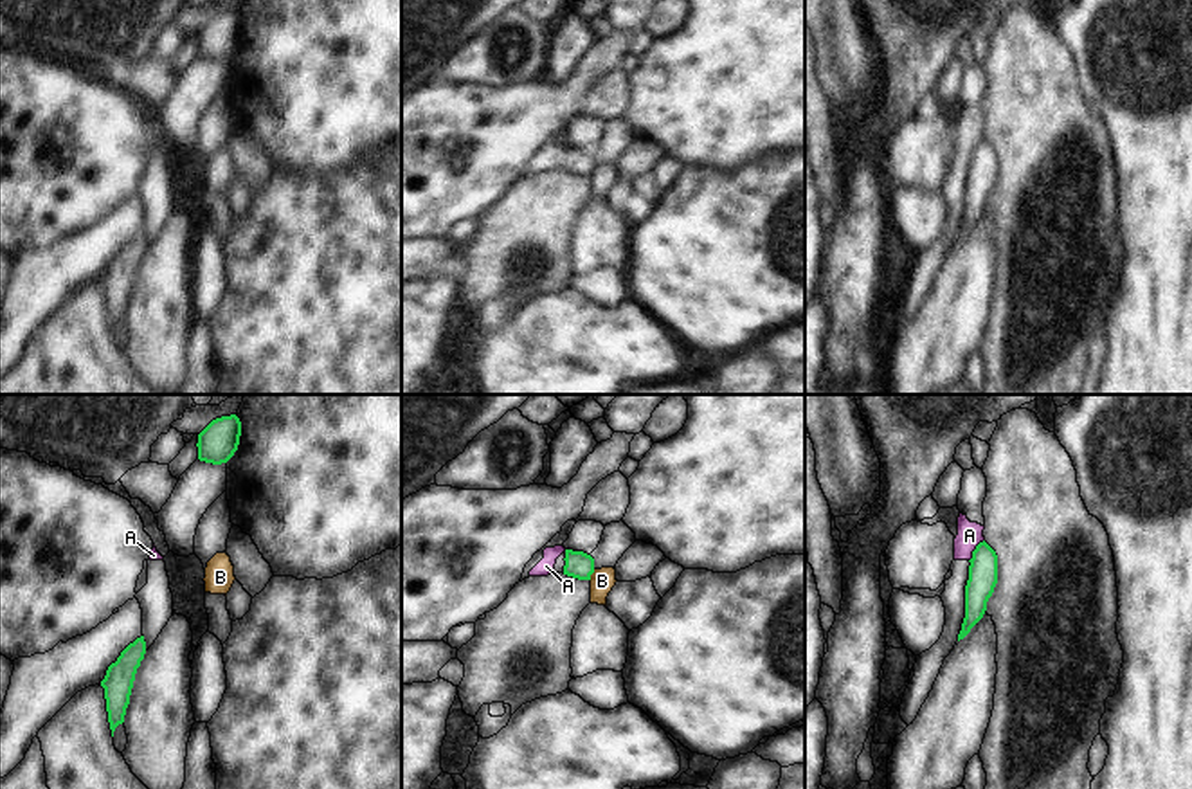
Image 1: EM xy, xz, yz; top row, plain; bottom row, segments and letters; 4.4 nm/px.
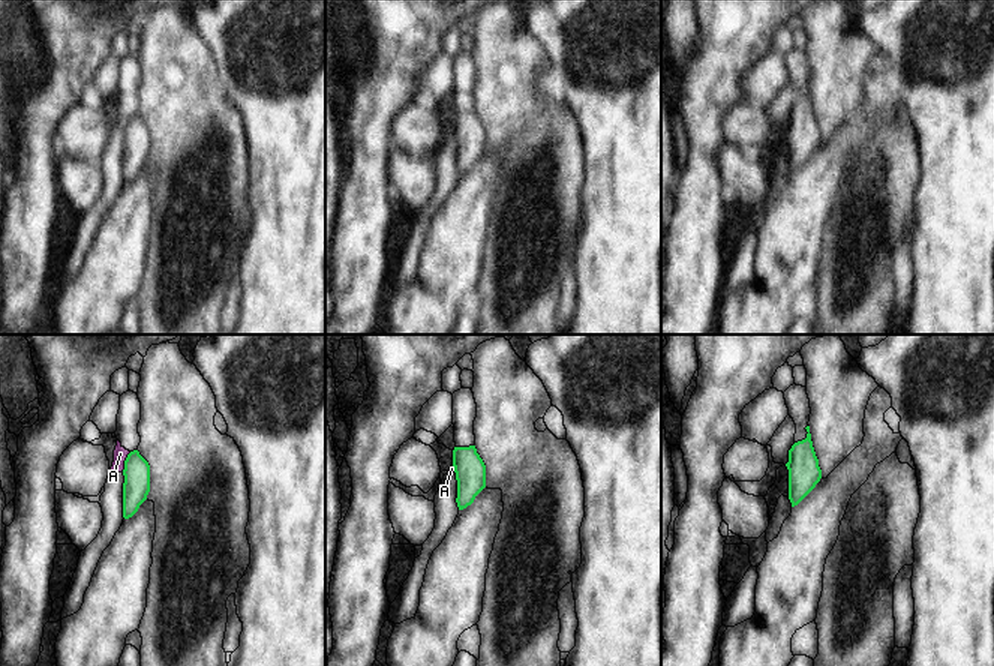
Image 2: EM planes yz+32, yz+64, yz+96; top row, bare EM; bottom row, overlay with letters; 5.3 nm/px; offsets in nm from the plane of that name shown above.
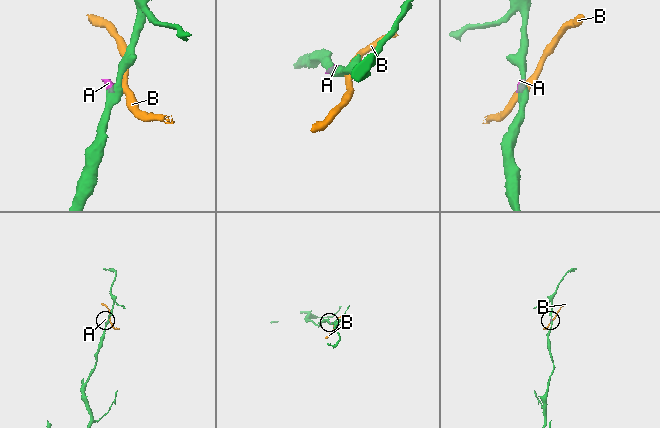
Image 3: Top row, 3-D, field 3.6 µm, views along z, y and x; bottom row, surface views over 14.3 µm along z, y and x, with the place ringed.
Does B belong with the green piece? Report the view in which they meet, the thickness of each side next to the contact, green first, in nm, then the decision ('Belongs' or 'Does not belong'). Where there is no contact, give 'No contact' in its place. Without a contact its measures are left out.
Touches green in xz. Thickness 120 nm (green) against 110 nm. Does not belong

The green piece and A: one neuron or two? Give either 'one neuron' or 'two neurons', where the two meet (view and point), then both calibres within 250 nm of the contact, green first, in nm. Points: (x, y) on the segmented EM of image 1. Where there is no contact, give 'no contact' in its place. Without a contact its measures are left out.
two neurons; contact yz (975, 550); calibres 130 and 110 nm

